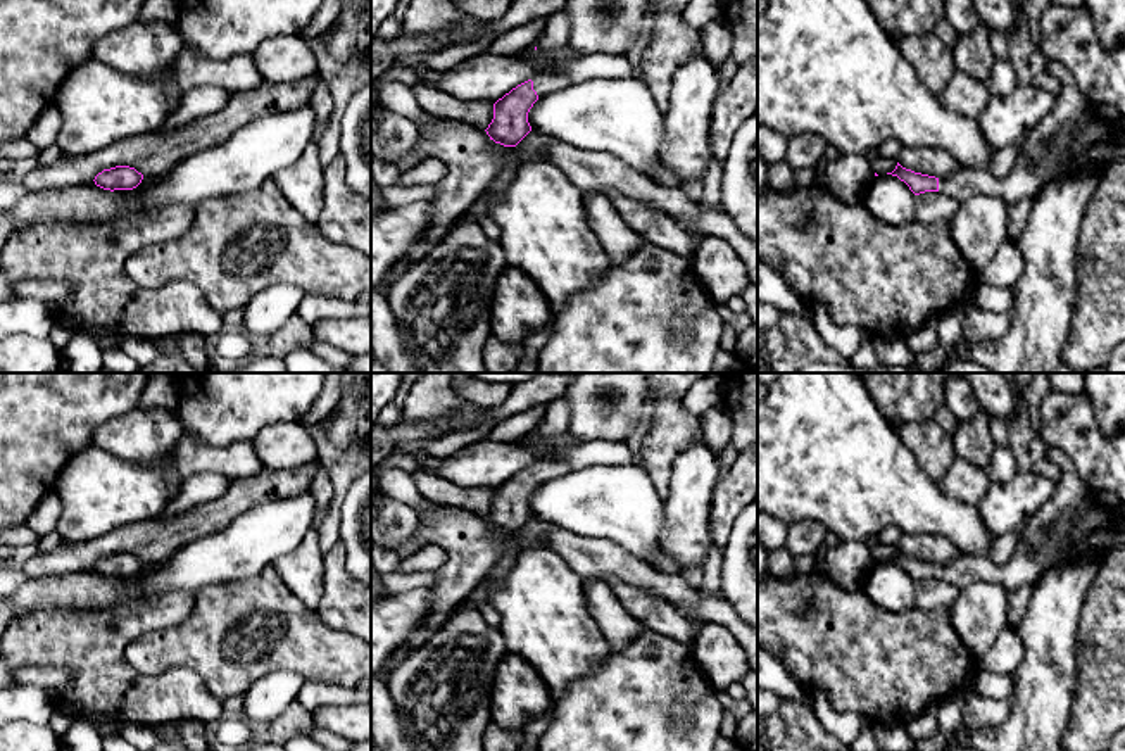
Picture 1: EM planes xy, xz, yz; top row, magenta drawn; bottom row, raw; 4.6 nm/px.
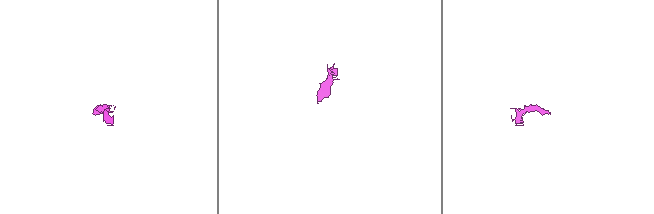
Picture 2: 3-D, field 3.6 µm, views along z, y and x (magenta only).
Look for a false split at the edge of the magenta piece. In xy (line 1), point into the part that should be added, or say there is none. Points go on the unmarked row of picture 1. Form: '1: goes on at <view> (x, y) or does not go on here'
1: does not go on here

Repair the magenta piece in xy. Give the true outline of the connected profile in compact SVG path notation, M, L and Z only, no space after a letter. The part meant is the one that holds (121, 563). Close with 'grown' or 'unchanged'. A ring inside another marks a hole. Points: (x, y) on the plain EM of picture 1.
M116 552L110 556L104 556L95 563L95 571L104 577L133 577L143 566L143 561L129 552Z; unchanged

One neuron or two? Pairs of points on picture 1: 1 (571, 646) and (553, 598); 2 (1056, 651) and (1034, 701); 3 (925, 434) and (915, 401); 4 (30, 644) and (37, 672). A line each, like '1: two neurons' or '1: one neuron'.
1: one neuron
2: one neuron
3: two neurons
4: two neurons

